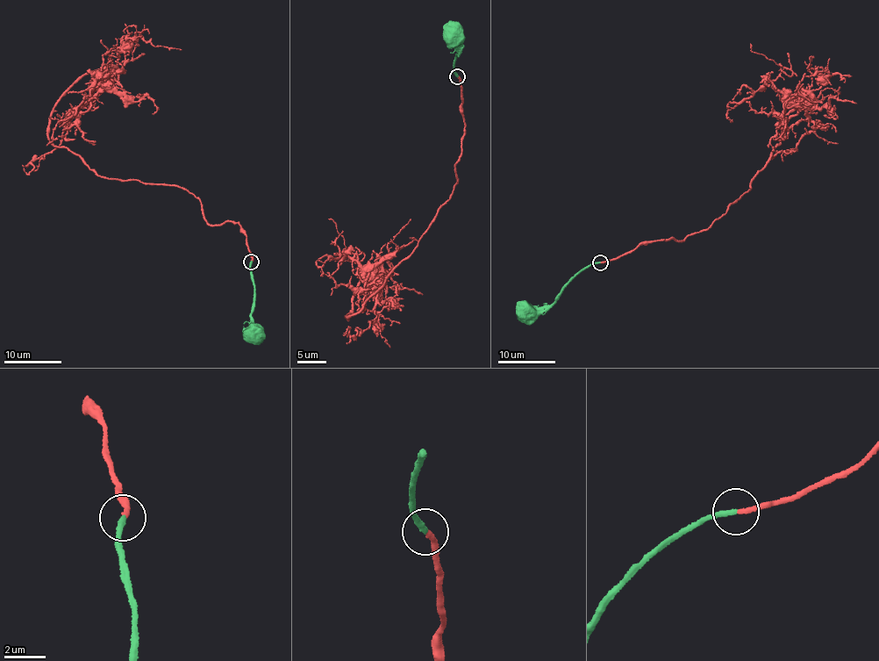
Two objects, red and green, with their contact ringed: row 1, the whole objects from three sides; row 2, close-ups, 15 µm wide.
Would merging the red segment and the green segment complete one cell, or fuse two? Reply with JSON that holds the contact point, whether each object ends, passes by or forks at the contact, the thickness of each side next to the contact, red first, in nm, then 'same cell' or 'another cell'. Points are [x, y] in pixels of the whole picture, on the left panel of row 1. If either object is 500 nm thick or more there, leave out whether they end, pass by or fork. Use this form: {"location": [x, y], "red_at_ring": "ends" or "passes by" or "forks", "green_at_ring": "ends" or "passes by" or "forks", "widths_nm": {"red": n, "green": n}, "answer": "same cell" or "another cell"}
{"location": [251, 262], "red_at_ring": "ends", "green_at_ring": "ends", "widths_nm": {"red": 240, "green": 280}, "answer": "same cell"}

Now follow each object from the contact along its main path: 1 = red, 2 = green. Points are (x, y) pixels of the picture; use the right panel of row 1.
1: (600, 262), (685, 240), (723, 217), (769, 161), (801, 86), (816, 128), (796, 150), (776, 152)
2: (600, 262), (586, 267), (558, 298), (546, 305), (529, 311)

